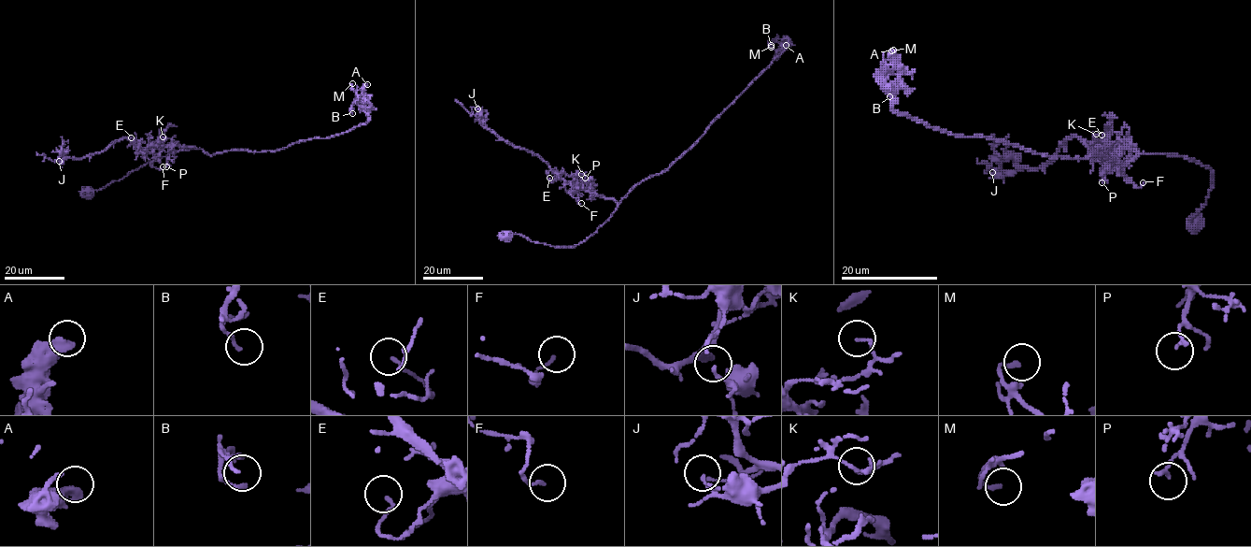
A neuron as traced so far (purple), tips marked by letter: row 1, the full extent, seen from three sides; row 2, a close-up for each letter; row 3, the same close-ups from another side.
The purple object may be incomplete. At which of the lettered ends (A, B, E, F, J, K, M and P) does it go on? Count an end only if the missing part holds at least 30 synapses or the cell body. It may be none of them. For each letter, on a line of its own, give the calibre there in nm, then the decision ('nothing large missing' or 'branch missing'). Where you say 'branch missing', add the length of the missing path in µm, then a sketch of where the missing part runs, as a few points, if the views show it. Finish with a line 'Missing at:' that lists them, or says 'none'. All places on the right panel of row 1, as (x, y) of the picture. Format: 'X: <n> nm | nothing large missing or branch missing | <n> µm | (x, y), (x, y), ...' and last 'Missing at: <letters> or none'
A: 400 nm | nothing large missing
B: 120 nm | nothing large missing
E: 120 nm | nothing large missing
F: 100 nm | nothing large missing
J: 120 nm | nothing large missing
K: 130 nm | nothing large missing
M: 160 nm | nothing large missing
P: 150 nm | nothing large missing
Missing at: none

